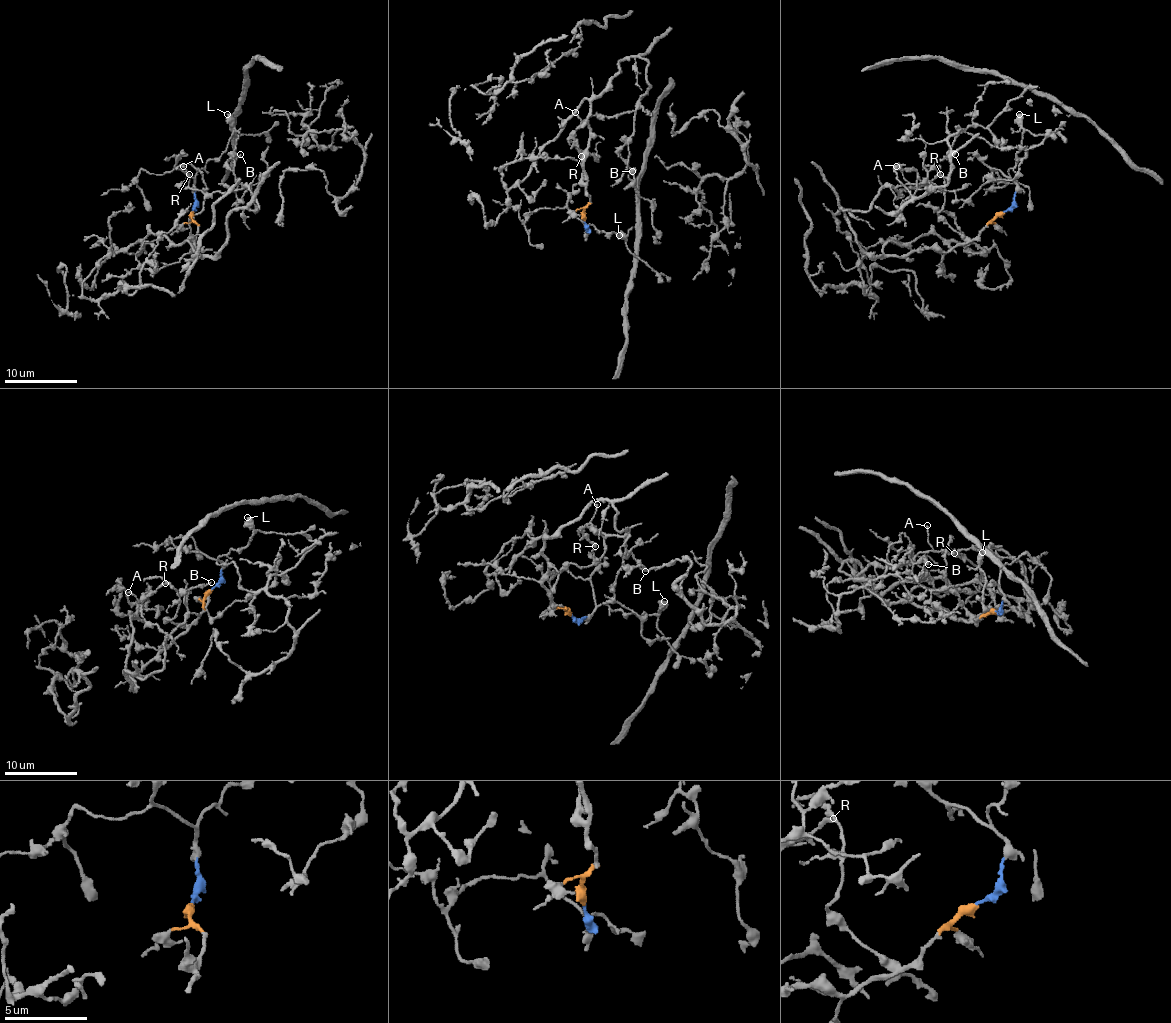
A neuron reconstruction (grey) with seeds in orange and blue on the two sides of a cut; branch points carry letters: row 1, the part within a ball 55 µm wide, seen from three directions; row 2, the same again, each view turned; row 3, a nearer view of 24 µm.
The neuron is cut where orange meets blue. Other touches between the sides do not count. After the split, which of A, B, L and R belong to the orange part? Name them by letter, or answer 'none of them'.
A, B, R

